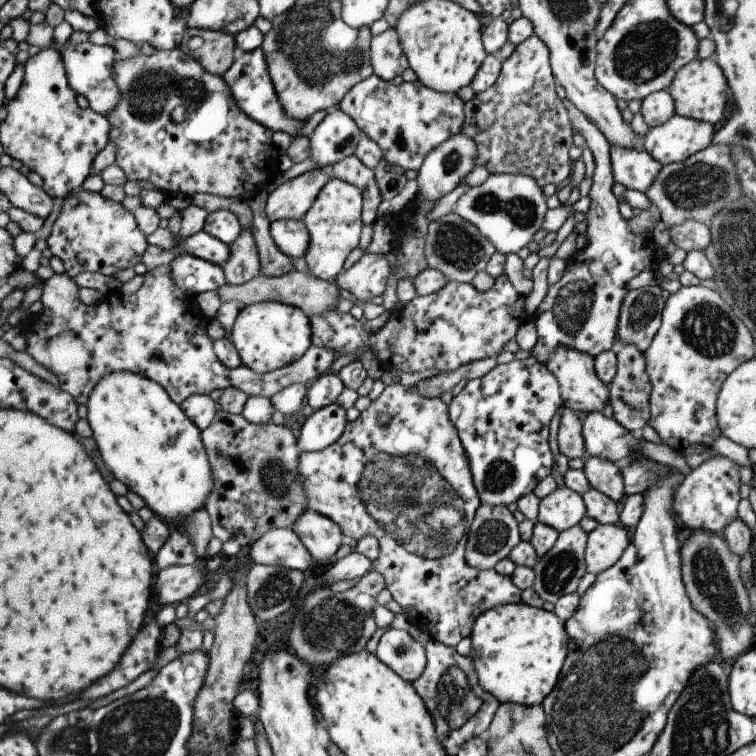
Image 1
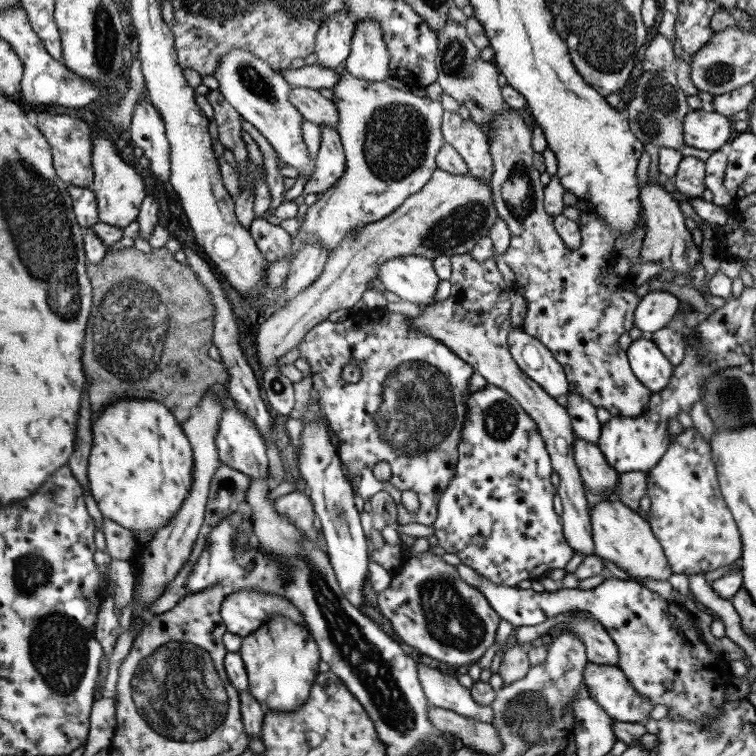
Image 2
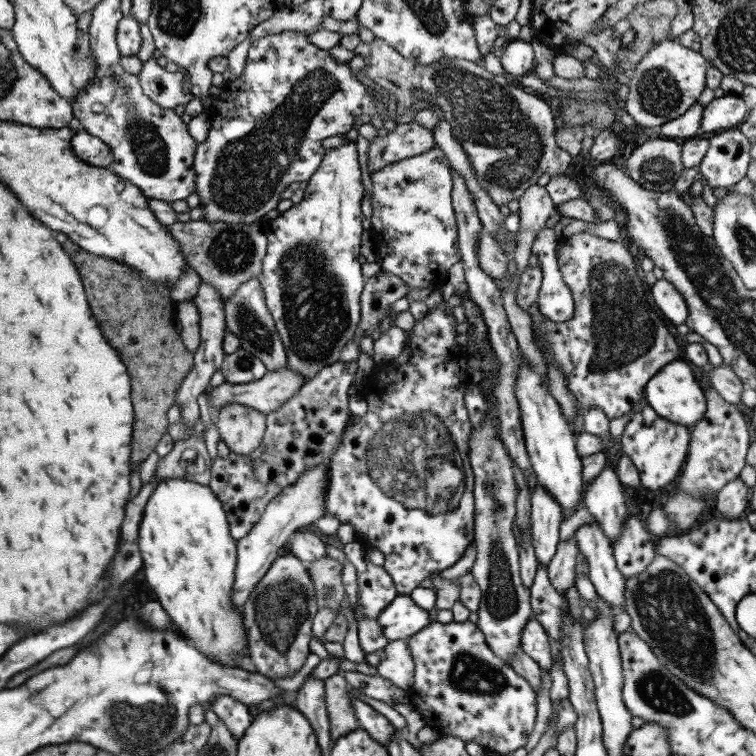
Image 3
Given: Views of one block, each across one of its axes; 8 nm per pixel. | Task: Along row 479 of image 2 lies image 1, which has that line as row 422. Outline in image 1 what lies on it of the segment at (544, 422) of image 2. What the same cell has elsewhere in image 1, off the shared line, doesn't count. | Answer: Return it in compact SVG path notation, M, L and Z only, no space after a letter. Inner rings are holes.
M563 408L557 432L558 452L569 460L583 459L585 457L584 442L581 434L580 415L571 409Z

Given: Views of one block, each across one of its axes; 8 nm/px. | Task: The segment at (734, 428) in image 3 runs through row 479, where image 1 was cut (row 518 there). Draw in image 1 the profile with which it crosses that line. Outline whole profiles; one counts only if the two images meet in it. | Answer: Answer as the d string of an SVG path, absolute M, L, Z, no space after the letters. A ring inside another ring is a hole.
M723 455L711 456L682 477L673 492L671 508L691 531L707 530L711 534L721 534L723 528L737 516L737 503L740 500L738 488L746 474L747 470L729 458Z

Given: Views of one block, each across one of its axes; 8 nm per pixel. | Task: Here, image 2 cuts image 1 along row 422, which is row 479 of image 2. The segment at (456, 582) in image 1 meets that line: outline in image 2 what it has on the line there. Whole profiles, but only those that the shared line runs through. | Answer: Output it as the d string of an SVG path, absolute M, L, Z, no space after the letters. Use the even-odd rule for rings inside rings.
M375 307L351 312L348 318L341 322L325 319L312 326L302 337L297 345L297 352L312 373L312 386L320 398L324 418L337 438L338 459L354 494L367 502L376 492L386 492L396 502L397 524L416 522L421 526L429 526L436 517L438 498L447 488L456 467L457 445L460 441L466 400L468 396L472 396L467 391L467 384L474 370L449 351L442 342L430 336L423 336L415 330L406 318L403 314ZM349 361L353 361L360 370L361 378L355 383L345 383L340 378L341 369ZM377 462L389 464L388 480L380 481L373 476L373 466ZM403 490L415 492L417 511L409 512L403 508L399 501Z

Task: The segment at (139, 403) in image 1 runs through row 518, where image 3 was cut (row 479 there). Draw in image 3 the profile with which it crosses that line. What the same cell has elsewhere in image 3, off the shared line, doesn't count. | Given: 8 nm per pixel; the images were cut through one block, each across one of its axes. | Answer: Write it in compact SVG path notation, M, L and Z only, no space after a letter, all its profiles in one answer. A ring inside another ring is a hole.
M161 478L155 486L152 495L149 496L145 503L141 520L138 528L137 550L141 564L143 566L143 575L145 582L155 593L158 603L163 608L163 611L169 615L171 623L175 627L179 627L180 634L186 638L189 644L192 644L199 653L206 656L213 663L220 666L230 666L236 668L236 658L240 652L246 652L246 644L248 644L246 632L243 631L243 622L241 622L241 609L235 610L232 605L231 585L233 585L233 570L235 569L236 560L236 540L229 534L228 522L226 521L225 511L222 504L215 498L211 489L205 485L197 484L193 481L187 481L183 478Z

